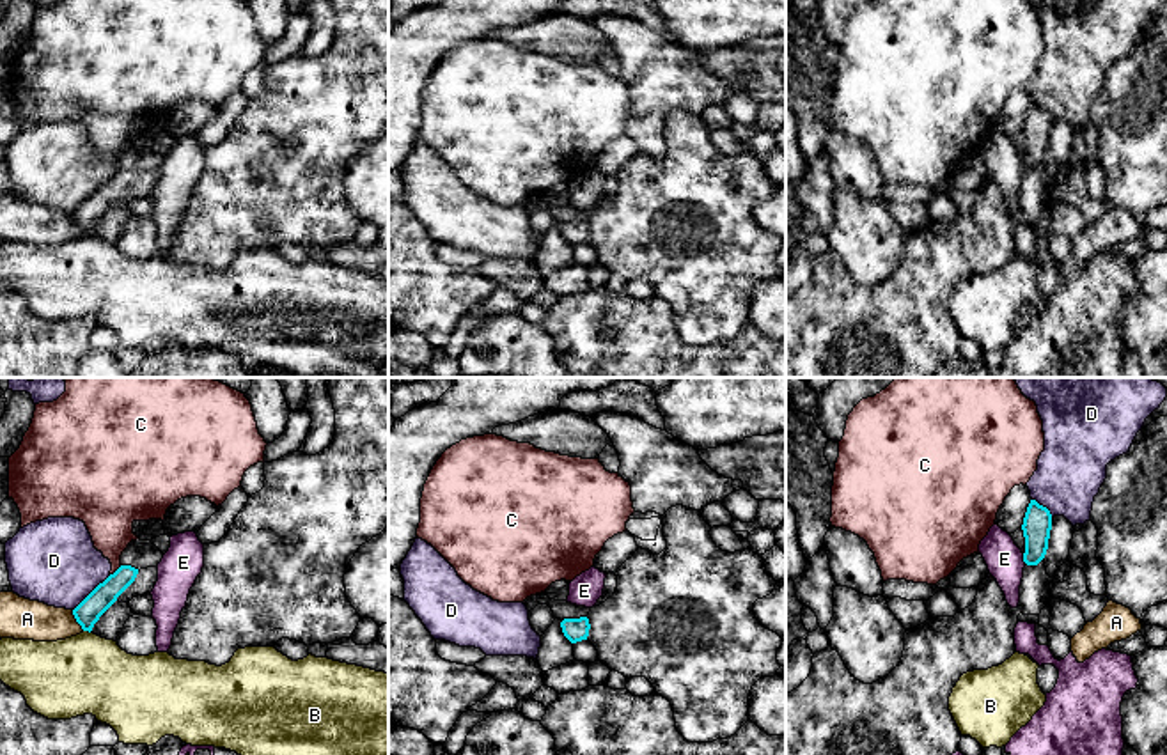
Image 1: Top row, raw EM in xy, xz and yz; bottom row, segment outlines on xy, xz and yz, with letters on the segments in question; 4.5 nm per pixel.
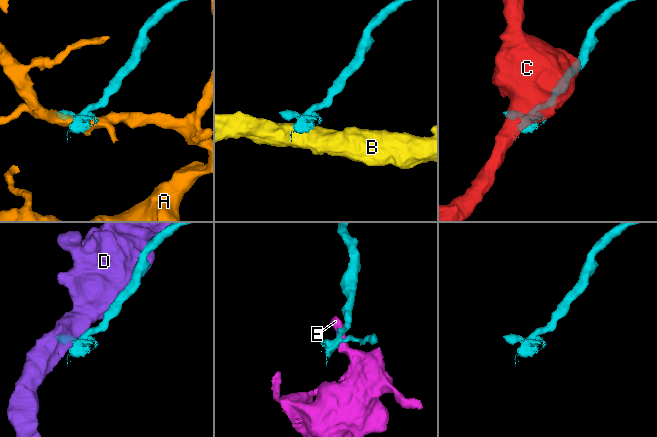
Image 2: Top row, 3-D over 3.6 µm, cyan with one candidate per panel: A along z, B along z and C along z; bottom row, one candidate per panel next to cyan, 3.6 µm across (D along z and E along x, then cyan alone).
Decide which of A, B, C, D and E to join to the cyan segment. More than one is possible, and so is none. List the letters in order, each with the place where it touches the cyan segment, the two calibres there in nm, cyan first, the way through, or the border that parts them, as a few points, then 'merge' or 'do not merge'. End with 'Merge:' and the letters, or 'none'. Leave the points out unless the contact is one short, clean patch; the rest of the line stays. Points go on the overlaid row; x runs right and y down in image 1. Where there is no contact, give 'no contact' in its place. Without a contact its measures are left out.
A: contact xy (77, 621); calibres 110 and 190 nm; do not merge
B: contact xy (87, 630); calibres 110 and 360 nm; border xy (84, 630), (89, 633); do not merge
C: contact xy (117, 569); calibres 110 and 220 nm; do not merge
D: contact xy (91, 592); calibres 110 and 380 nm; do not merge
E: contact yz (1024, 559); calibres 130 and 170 nm; border yz (1022, 553), (1026, 562); do not merge
Merge: none

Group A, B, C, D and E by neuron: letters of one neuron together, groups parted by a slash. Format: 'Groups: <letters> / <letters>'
Groups: A / B / C / D / E

